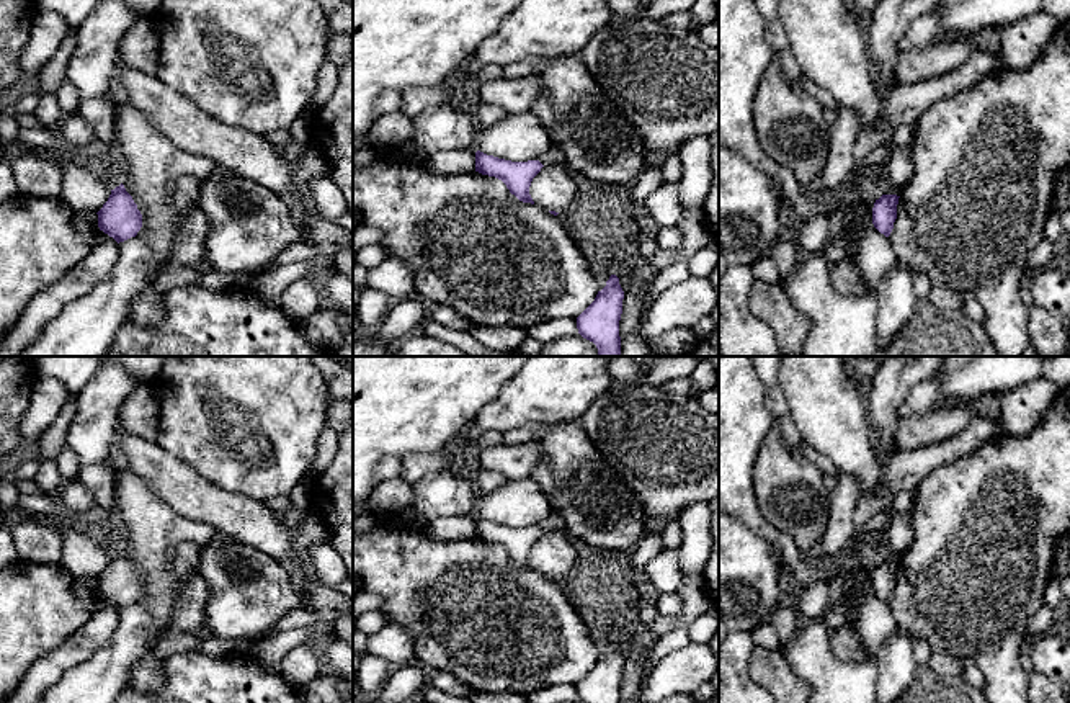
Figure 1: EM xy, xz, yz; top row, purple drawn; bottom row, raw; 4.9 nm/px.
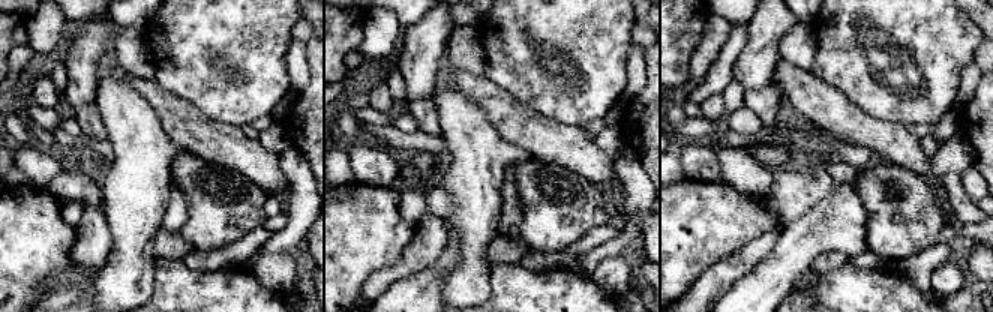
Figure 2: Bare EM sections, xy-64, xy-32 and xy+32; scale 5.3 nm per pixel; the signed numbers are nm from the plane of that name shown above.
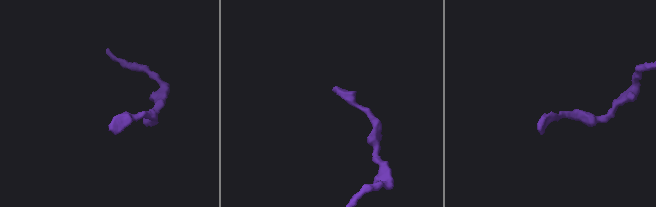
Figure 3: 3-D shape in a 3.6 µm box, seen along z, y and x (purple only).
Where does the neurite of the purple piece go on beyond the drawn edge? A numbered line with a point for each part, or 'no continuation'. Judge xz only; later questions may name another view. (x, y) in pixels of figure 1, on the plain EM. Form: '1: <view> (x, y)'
no continuation

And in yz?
no continuation

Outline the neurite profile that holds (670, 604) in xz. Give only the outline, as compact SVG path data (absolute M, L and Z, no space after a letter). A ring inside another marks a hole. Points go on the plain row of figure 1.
M663 592L658 595L658 616L678 616L683 608L683 600L678 592Z

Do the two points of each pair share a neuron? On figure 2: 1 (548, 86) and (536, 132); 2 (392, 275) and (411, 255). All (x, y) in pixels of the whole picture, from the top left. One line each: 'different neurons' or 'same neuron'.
1: different neurons
2: same neuron

